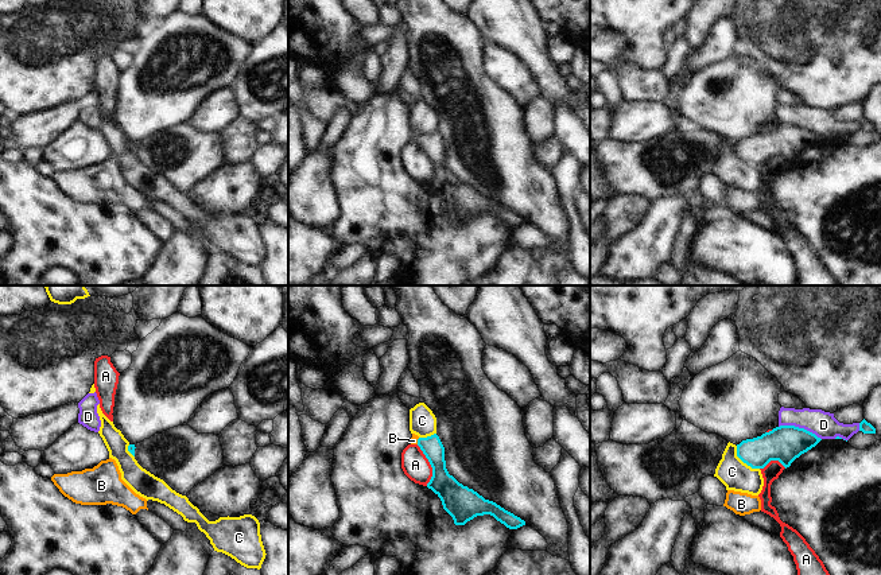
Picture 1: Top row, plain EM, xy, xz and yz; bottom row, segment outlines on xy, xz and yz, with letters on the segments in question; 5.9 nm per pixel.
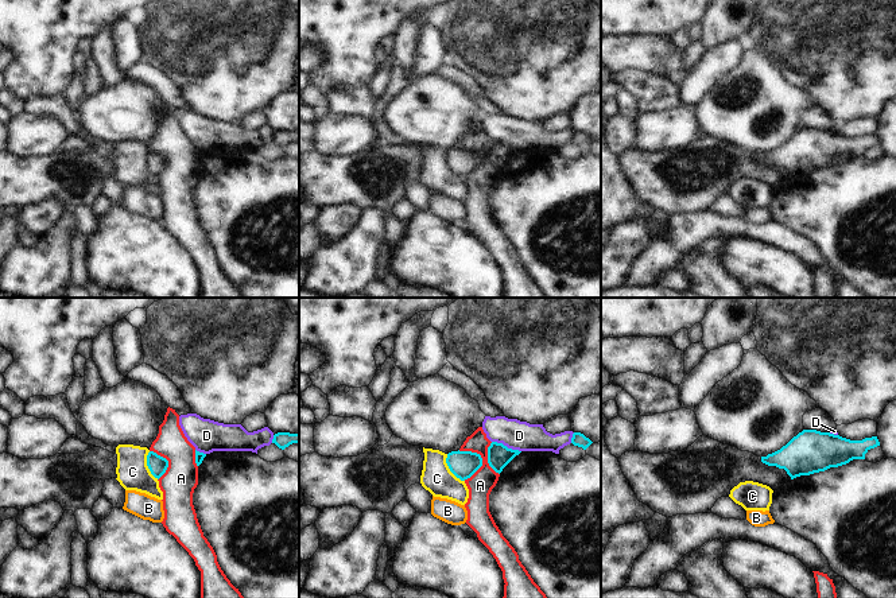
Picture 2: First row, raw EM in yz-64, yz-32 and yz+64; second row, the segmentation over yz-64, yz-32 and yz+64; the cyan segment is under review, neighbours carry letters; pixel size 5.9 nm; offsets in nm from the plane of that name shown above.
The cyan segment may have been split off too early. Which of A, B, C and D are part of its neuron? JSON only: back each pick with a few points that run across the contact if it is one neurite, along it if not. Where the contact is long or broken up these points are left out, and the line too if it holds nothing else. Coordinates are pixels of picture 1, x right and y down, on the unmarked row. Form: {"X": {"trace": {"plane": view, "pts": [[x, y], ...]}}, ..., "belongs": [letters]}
{"B": {"trace": {"plane": "xz", "pts": [[431, 144], [418, 139], [414, 139]]}}, "belongs": ["B"]}

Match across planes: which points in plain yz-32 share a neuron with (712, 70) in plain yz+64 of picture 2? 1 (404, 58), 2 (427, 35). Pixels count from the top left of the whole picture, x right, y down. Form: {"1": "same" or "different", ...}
{"1": "different", "2": "same"}

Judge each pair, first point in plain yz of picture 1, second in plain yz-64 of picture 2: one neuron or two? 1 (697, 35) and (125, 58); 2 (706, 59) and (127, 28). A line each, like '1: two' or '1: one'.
1: two
2: one

